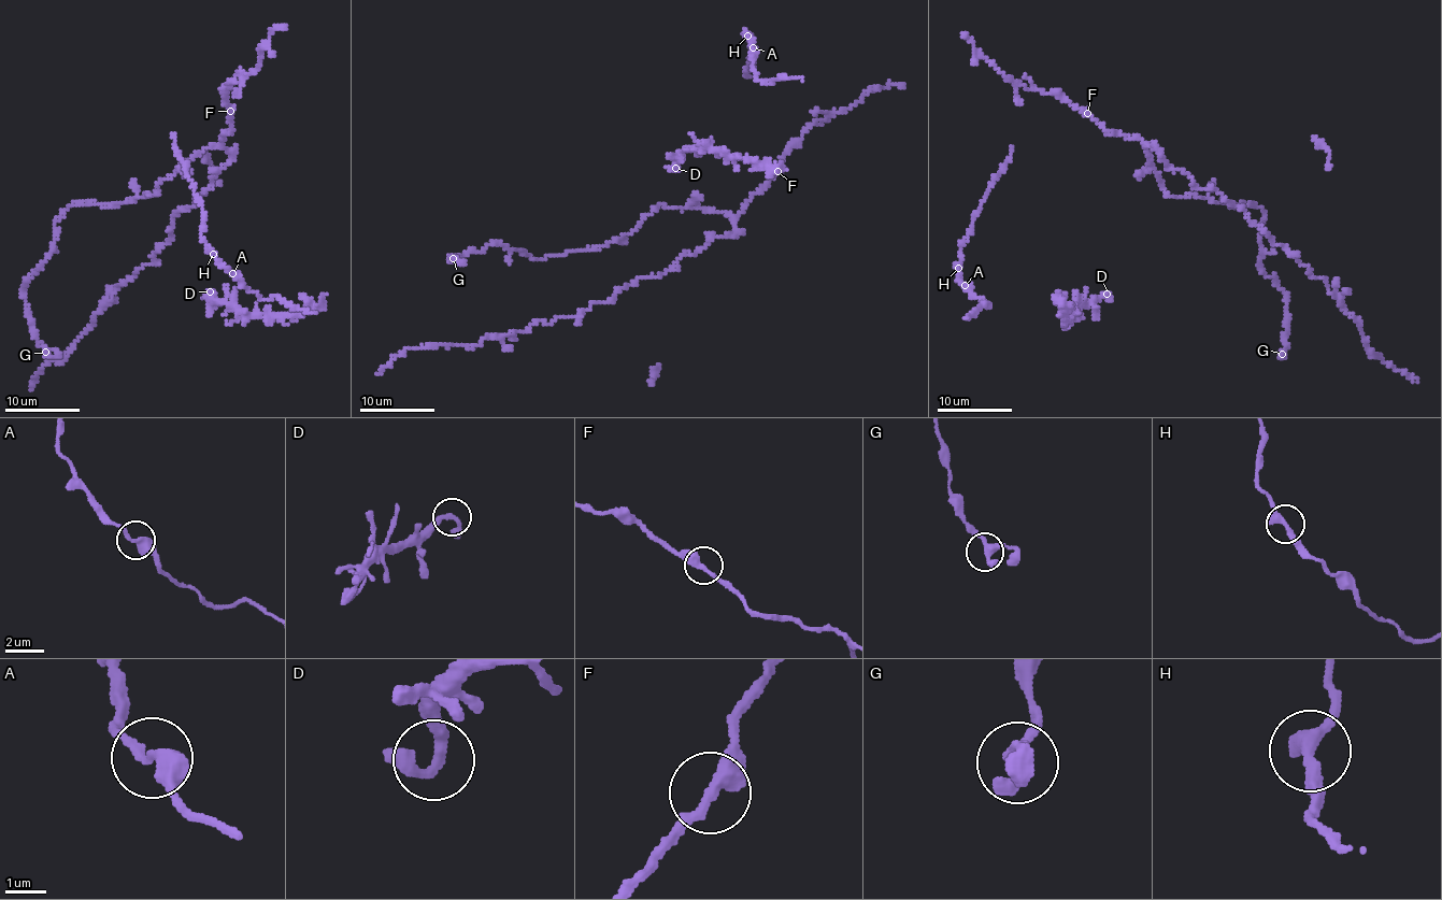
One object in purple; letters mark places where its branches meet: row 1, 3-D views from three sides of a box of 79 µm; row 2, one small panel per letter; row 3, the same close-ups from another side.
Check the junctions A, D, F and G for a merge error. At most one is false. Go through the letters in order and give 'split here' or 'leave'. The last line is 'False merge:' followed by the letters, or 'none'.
A: leave
D: leave
F: leave
G: leave
False merge: none

